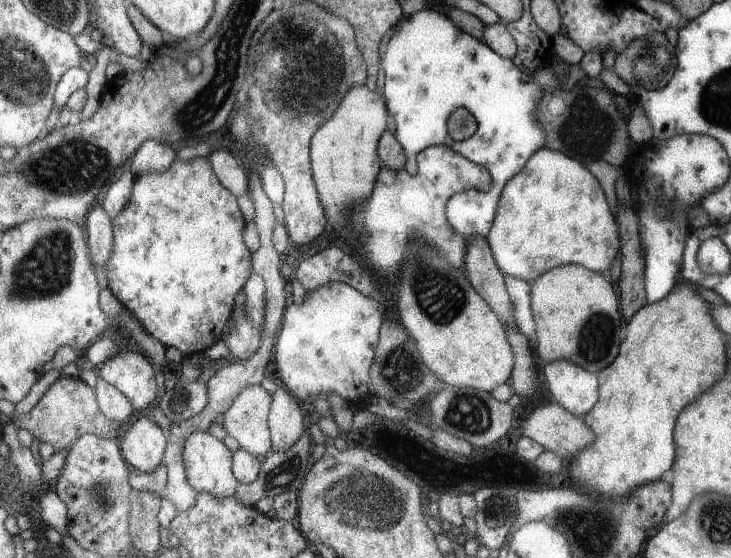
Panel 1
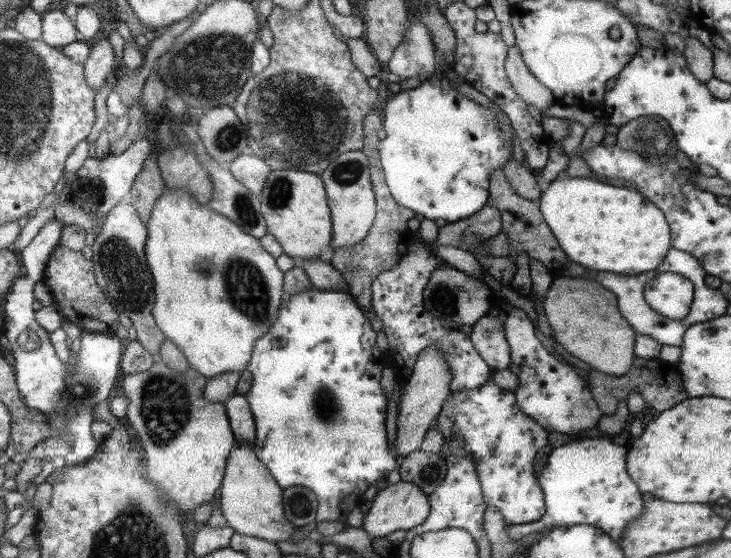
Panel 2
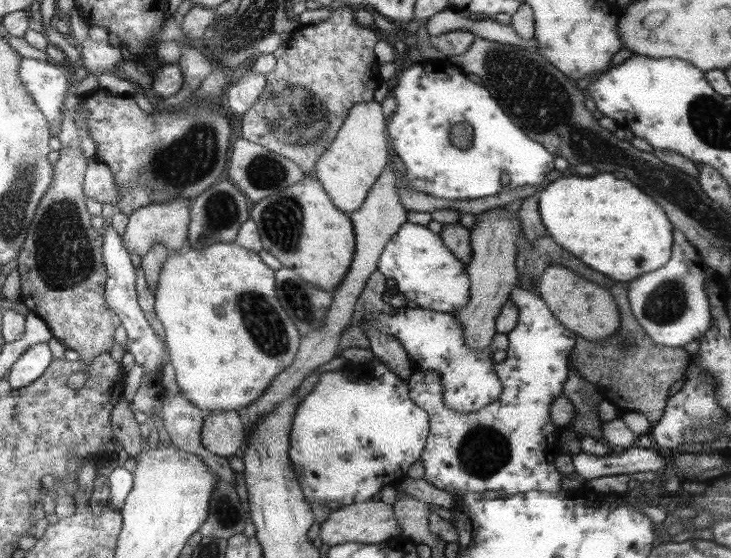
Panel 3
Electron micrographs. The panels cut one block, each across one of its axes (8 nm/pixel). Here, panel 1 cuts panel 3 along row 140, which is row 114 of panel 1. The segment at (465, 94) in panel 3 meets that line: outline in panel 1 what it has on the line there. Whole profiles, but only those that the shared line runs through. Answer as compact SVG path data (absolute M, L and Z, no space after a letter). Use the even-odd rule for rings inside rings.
M428 7L408 16L394 30L380 66L381 92L396 124L395 138L406 153L402 167L410 175L417 172L415 155L431 145L447 146L455 154L483 166L490 174L489 189L459 191L445 206L447 222L455 232L464 238L471 235L485 238L506 182L544 146L546 136L535 122L535 112L546 87L533 80L533 73L519 70L511 59L498 55L486 43L459 30L451 18ZM459 110L469 110L475 116L473 133L479 128L477 138L475 134L471 136L470 126L457 124L466 118L465 112Z

